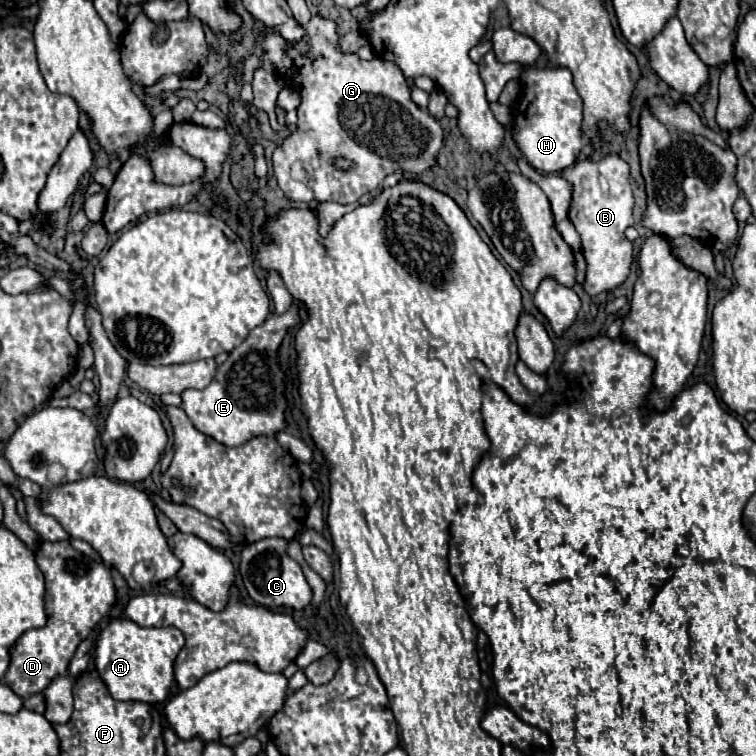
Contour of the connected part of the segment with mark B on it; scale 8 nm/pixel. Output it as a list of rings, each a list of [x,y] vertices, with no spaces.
[[[607,156],[601,160],[575,162],[573,168],[565,168],[561,176],[573,184],[569,220],[583,240],[581,252],[587,262],[587,278],[583,288],[589,296],[611,292],[627,280],[633,262],[633,246],[623,234],[625,228],[633,226],[633,192],[629,166],[619,156]]]

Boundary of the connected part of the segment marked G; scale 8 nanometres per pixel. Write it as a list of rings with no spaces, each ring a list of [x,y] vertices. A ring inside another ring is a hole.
[[[319,16],[311,18],[305,26],[307,38],[301,44],[289,44],[277,36],[277,32],[267,34],[261,44],[265,54],[261,58],[261,66],[271,70],[277,64],[291,64],[287,70],[287,78],[293,82],[295,90],[299,84],[301,106],[297,110],[297,130],[279,146],[273,154],[273,172],[277,182],[281,180],[281,190],[287,198],[297,202],[337,202],[337,204],[357,204],[357,200],[373,192],[385,176],[401,170],[403,176],[421,176],[427,170],[437,166],[439,150],[443,148],[443,128],[429,112],[423,112],[409,96],[409,84],[401,72],[401,68],[393,62],[373,58],[361,60],[357,54],[341,54],[337,48],[337,32],[331,20],[323,20]],[[333,156],[347,156],[355,162],[353,172],[341,172],[331,166]]]

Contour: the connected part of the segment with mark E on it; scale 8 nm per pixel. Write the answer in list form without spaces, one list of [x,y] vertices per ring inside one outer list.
[[[293,302],[285,314],[271,314],[265,324],[253,328],[243,344],[229,352],[229,358],[217,368],[213,382],[205,390],[185,390],[181,408],[195,428],[223,446],[241,446],[255,436],[275,436],[287,428],[285,410],[285,372],[279,366],[279,348],[287,332],[301,322],[299,304]]]

